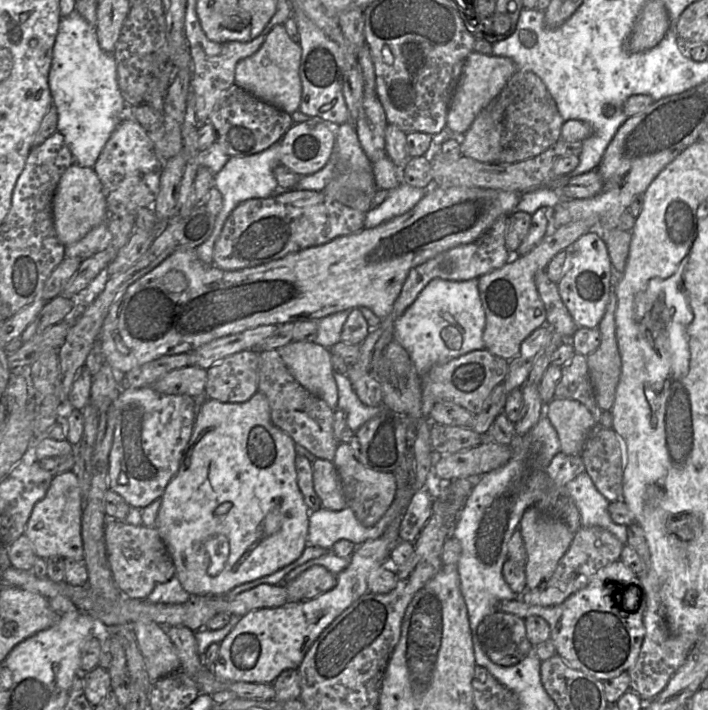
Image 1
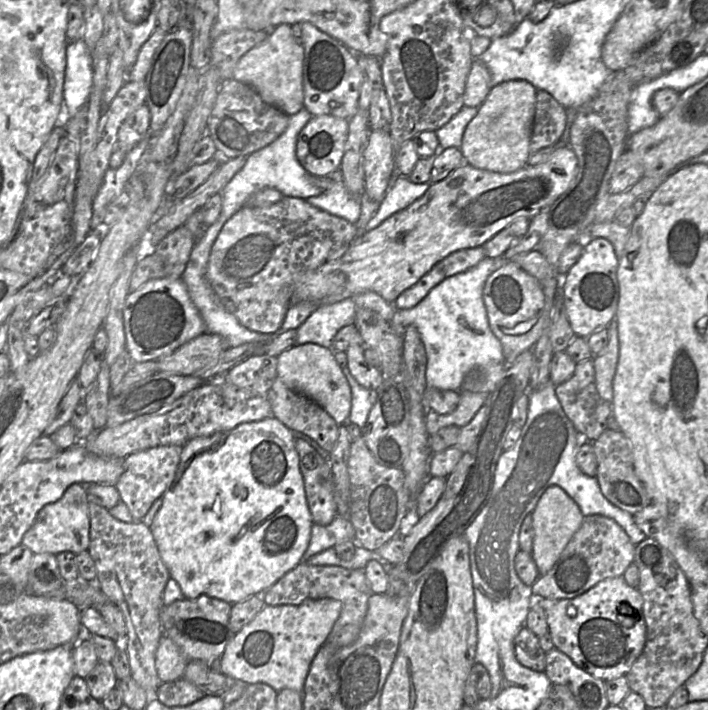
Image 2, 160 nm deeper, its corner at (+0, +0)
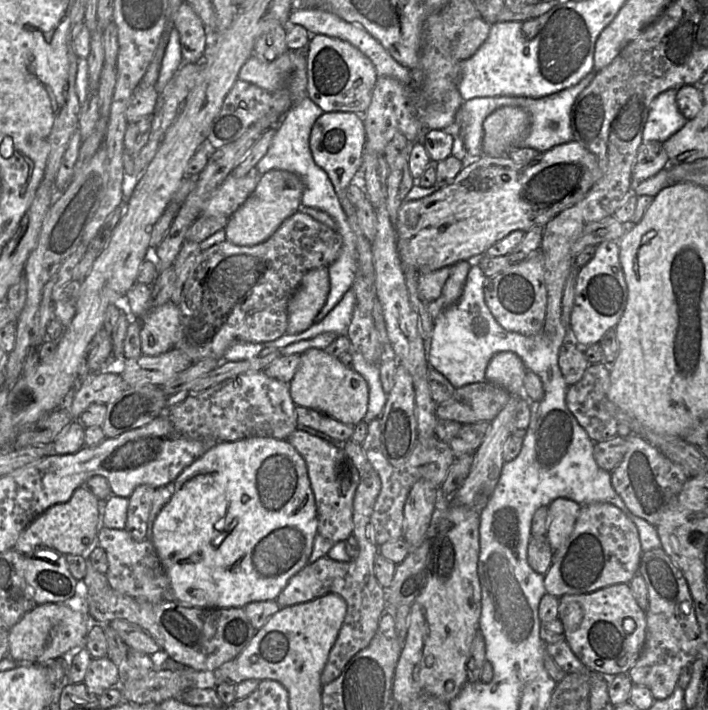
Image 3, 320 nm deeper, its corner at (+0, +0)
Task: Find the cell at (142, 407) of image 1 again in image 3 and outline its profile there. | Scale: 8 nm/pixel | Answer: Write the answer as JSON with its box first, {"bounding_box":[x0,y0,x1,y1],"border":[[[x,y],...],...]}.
{"bounding_box":[125,485,155,541],"border":[[[140,485],[135,488],[128,498],[129,504],[125,530],[135,541],[142,541],[146,538],[147,522],[155,490],[149,485]]]}

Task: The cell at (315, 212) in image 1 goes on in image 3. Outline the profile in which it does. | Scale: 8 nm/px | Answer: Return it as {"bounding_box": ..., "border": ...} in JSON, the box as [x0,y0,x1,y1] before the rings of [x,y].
{"bounding_box":[175,210,343,363],"border":[[[300,210],[288,217],[275,233],[266,241],[254,246],[238,246],[228,240],[220,242],[202,251],[196,261],[195,267],[191,272],[181,295],[178,305],[180,313],[180,338],[175,348],[185,353],[192,363],[198,362],[205,358],[215,358],[222,360],[226,350],[235,342],[262,343],[276,340],[286,333],[288,323],[288,303],[293,293],[298,288],[304,275],[315,268],[329,267],[339,256],[343,245],[342,236],[335,230],[313,219],[308,214]]]}

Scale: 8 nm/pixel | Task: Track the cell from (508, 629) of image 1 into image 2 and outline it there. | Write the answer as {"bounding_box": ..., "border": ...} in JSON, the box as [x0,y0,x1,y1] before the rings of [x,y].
{"bounding_box":[514,626,546,673],"border":[[[523,626],[514,638],[514,651],[517,661],[522,666],[545,673],[546,653],[540,646],[539,637],[526,626]]]}

